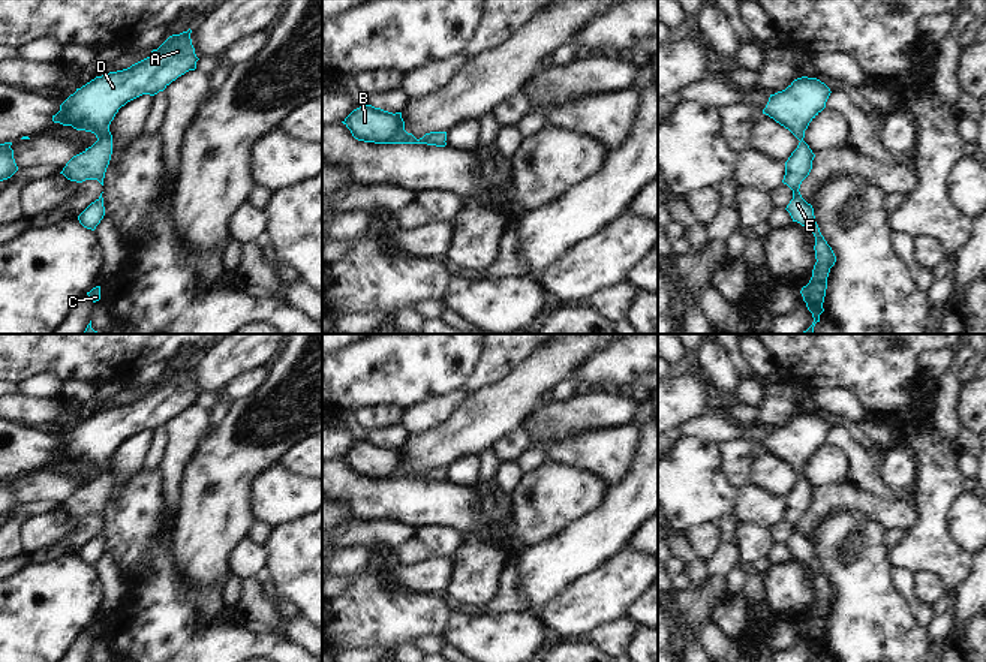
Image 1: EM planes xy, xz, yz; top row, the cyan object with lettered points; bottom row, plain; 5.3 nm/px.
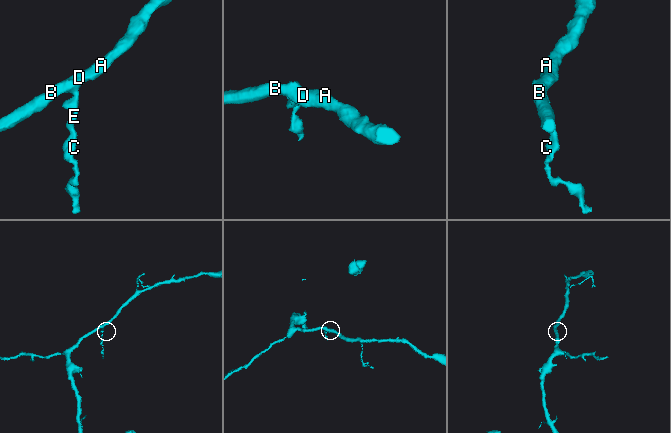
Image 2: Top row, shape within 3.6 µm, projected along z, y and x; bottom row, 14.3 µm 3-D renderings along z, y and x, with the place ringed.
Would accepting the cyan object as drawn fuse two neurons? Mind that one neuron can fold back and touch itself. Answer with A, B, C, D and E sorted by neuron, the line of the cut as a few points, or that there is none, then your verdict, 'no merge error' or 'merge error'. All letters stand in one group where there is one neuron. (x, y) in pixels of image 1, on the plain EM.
A B C D E | no cut | no merge error

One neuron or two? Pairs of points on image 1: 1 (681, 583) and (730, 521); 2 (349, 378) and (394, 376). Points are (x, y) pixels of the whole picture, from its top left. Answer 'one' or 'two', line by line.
1: two
2: one

